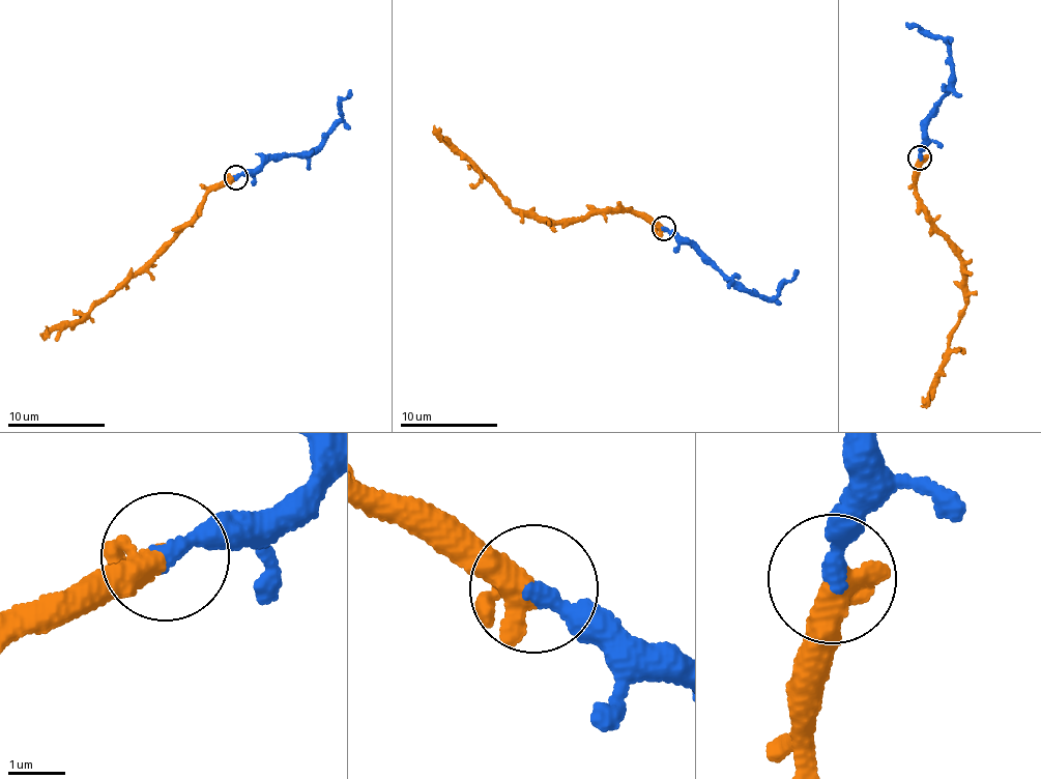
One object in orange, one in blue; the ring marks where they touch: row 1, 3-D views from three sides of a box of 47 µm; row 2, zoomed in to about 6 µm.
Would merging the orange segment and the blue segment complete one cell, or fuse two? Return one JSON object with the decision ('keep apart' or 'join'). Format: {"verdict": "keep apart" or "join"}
{"verdict": "join"}

